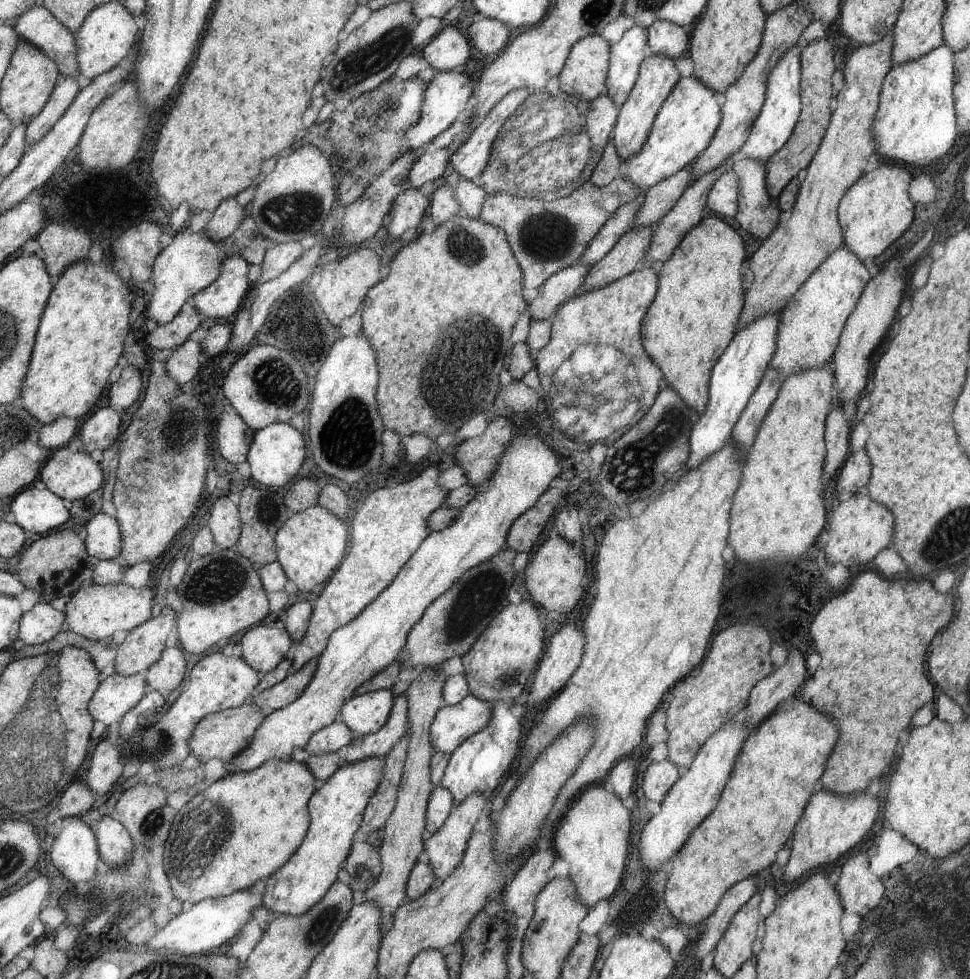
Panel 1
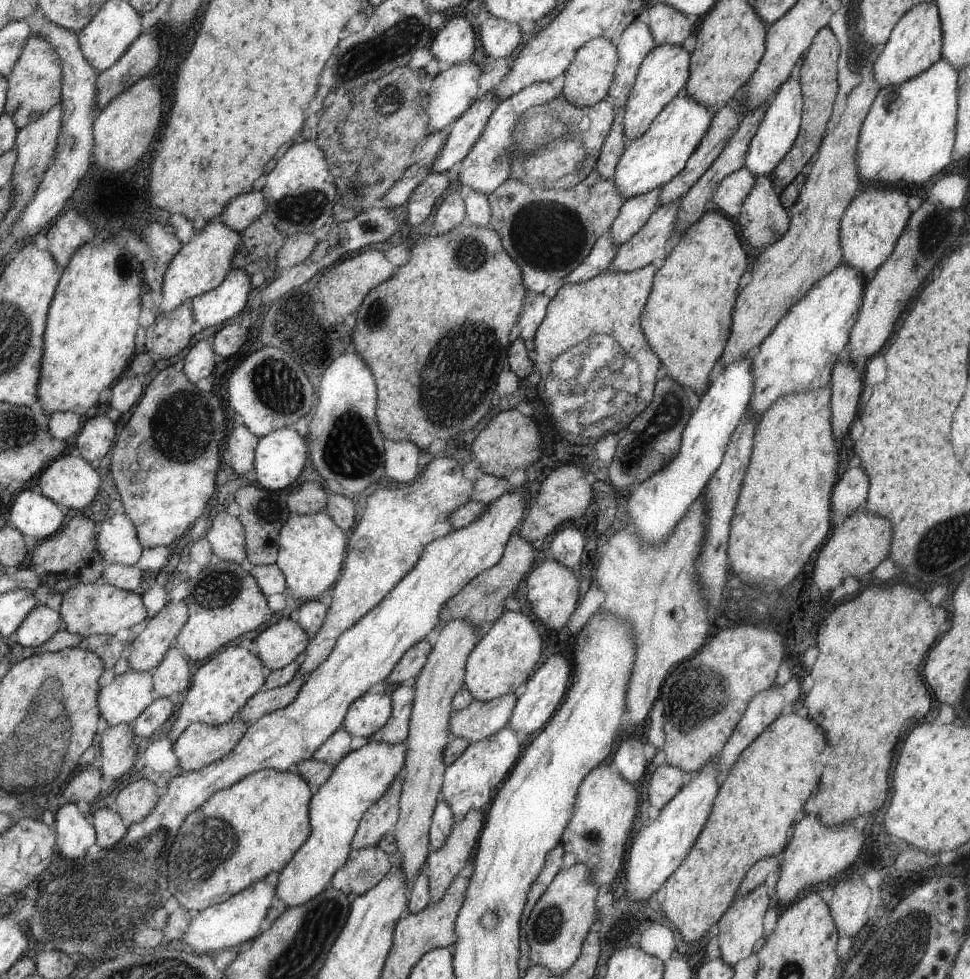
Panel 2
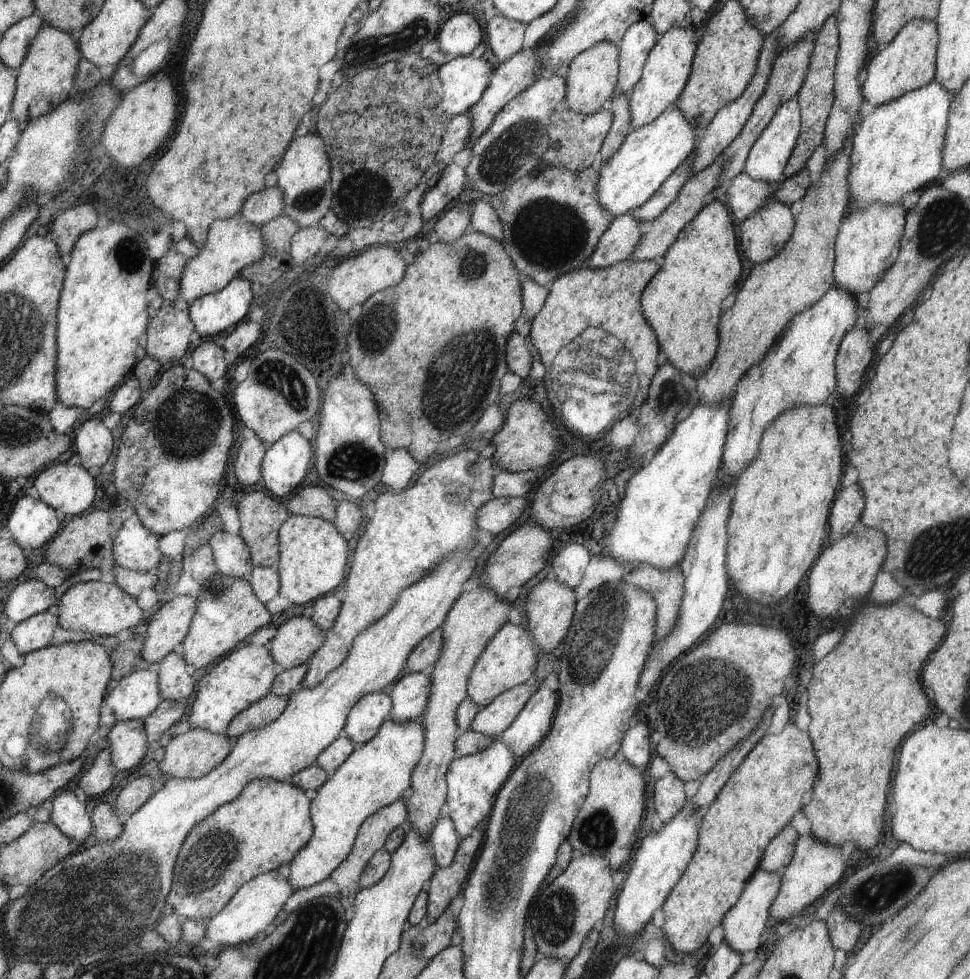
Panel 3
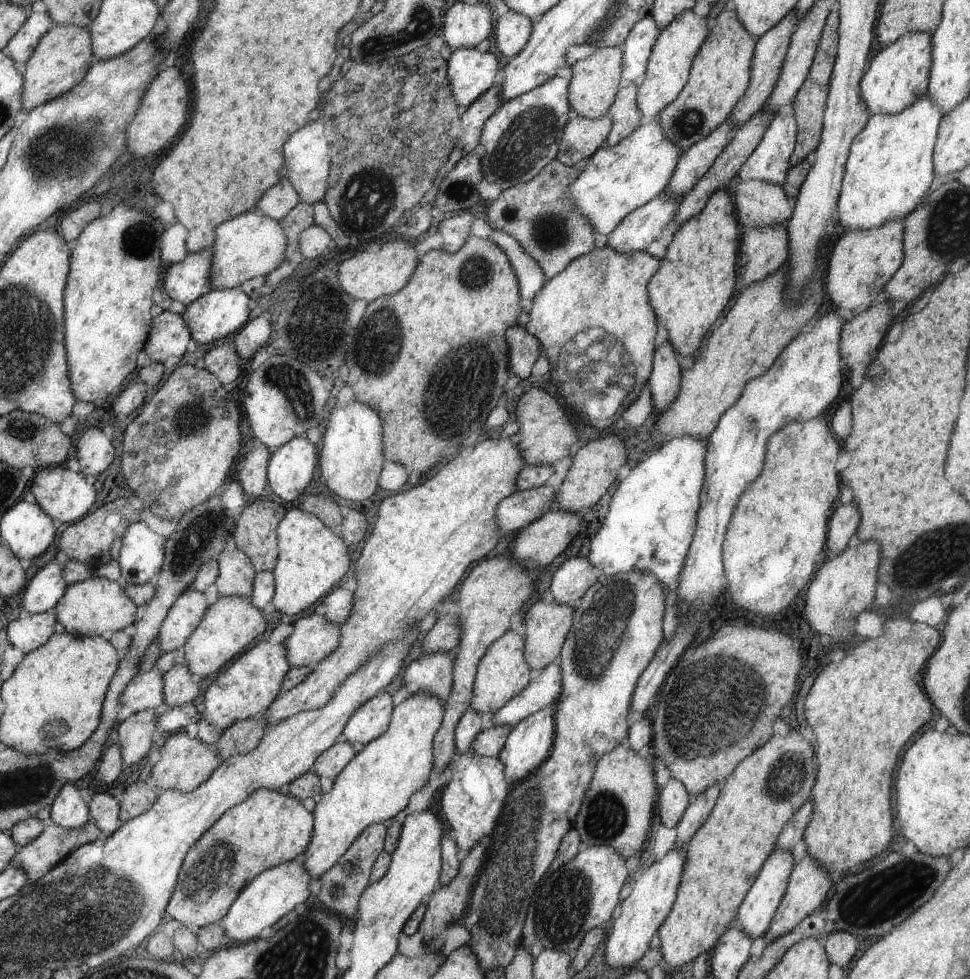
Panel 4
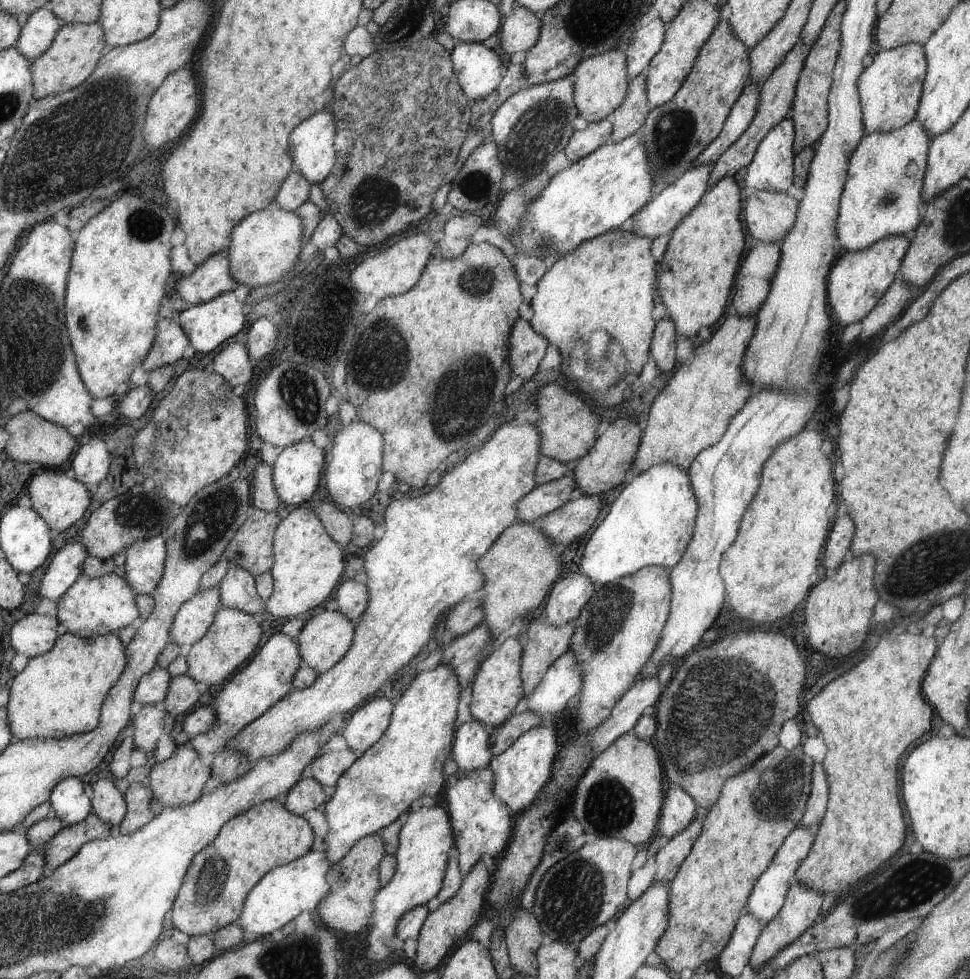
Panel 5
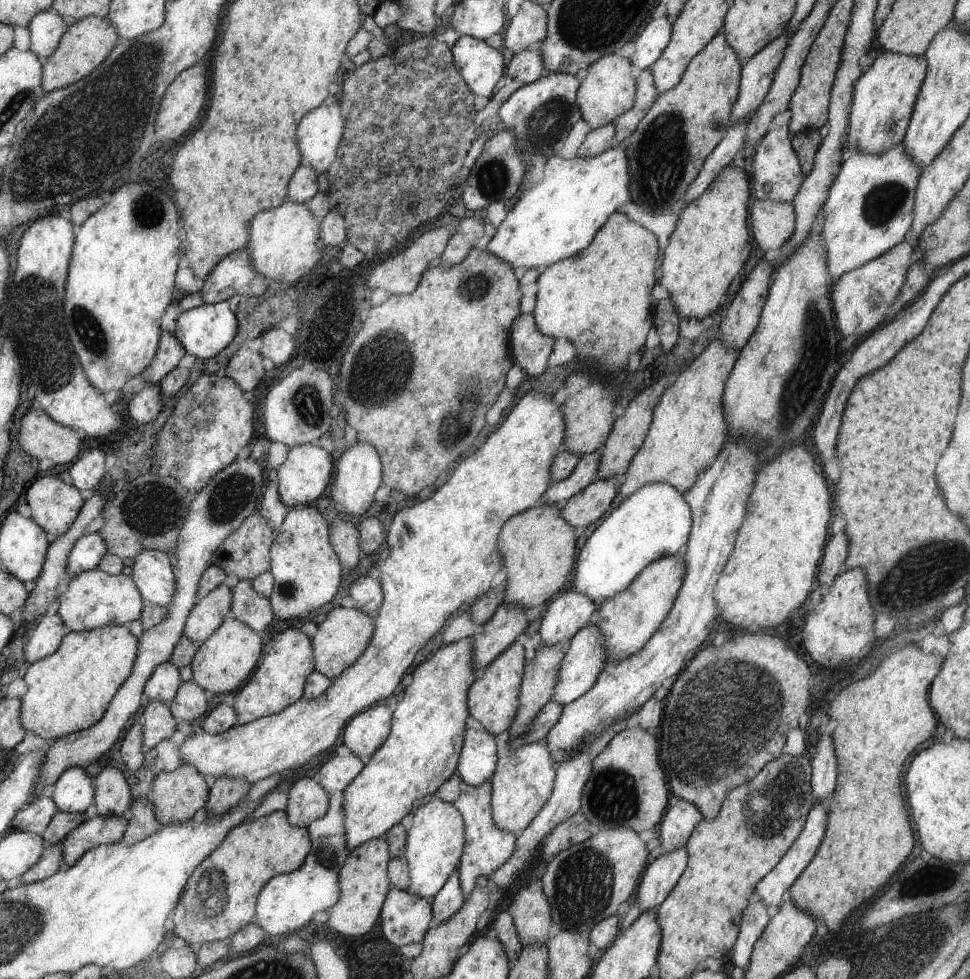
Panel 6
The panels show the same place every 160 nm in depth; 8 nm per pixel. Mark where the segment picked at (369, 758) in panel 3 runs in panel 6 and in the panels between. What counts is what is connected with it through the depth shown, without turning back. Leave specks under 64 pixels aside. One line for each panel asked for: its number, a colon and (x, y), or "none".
4: (377, 784)
5: (406, 763)
6: (429, 726)

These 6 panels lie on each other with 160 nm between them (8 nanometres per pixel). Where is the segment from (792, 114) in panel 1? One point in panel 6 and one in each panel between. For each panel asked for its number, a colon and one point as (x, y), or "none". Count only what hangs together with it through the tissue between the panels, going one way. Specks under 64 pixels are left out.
2: (778, 130)
3: (766, 161)
4: (770, 162)
5: (771, 169)
6: (777, 176)

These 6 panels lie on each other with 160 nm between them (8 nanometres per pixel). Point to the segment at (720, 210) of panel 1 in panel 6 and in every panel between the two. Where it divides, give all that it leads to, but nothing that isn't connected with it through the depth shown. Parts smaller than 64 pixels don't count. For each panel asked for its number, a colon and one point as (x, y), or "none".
2: (732, 191)
3: (746, 196)
4: (757, 203)
5: (769, 215)
6: (772, 223)

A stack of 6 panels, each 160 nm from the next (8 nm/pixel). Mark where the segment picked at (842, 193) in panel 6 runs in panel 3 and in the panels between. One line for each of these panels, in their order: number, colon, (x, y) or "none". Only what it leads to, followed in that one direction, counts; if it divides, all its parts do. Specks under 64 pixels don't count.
3: (897, 149)
4: (890, 168)
5: (881, 197)

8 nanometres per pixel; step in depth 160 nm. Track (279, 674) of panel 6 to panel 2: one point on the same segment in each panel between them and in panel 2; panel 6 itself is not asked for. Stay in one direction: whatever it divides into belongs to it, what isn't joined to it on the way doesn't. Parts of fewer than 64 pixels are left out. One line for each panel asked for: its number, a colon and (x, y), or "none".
2: (220, 688)
3: (238, 681)
4: (247, 688)
5: (266, 679)

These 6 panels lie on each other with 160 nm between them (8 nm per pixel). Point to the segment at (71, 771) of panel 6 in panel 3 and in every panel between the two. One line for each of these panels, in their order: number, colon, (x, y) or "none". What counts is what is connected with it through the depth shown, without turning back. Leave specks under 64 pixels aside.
3: (67, 812)
4: (68, 811)
5: (69, 802)

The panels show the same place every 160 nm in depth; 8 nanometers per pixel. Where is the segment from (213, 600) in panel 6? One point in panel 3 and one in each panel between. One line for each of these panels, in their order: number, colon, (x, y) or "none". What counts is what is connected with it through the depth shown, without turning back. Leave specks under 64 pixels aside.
3: (170, 625)
4: (183, 619)
5: (193, 621)

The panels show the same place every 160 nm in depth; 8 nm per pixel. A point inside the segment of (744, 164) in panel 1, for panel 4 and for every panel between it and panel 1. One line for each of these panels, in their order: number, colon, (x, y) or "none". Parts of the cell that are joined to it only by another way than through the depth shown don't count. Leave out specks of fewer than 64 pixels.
2: (763, 220)
3: (762, 236)
4: (763, 250)

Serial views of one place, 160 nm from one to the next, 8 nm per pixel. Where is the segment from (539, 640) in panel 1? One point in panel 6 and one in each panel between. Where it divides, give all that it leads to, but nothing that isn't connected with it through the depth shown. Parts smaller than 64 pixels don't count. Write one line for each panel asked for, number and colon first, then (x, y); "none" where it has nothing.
2: (500, 662)
3: (508, 661)
4: (502, 674)
5: (497, 687)
6: (492, 698)

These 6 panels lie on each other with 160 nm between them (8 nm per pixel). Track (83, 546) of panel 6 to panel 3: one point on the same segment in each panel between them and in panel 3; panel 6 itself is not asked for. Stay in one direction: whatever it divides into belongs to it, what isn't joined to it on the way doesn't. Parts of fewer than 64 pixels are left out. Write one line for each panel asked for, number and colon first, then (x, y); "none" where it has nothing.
3: (33, 596)
4: (42, 594)
5: (67, 565)

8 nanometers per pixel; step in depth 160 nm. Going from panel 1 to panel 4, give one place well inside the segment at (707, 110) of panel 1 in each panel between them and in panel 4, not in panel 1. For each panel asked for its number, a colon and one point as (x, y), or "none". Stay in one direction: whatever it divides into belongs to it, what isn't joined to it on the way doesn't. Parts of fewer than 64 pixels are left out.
2: (647, 163)
3: (648, 155)
4: (618, 179)

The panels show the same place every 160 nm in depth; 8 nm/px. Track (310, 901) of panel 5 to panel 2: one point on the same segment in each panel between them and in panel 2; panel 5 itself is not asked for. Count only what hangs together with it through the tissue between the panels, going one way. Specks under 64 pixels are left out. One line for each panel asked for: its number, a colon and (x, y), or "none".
2: (238, 919)
3: (257, 903)
4: (264, 901)

